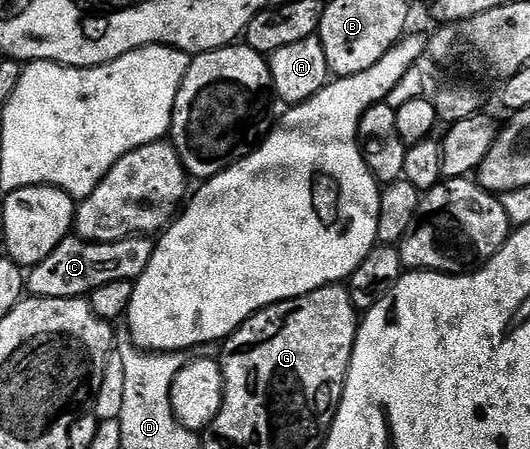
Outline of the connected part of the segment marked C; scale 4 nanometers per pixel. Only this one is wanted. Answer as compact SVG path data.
M77 236L63 240L40 264L29 267L25 289L36 298L86 298L96 288L116 280L134 282L148 268L155 243L146 236L125 238L119 242L83 242Z

